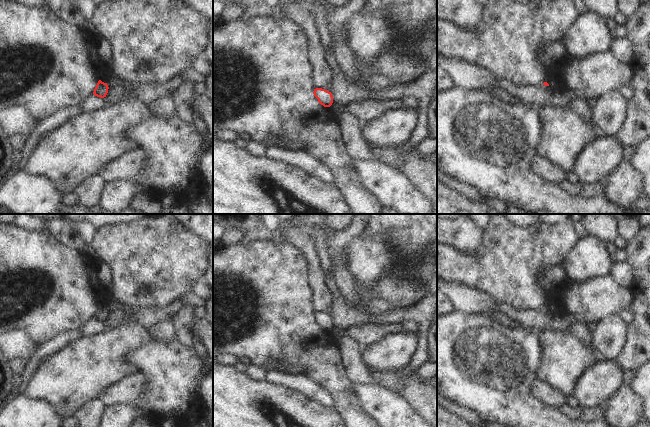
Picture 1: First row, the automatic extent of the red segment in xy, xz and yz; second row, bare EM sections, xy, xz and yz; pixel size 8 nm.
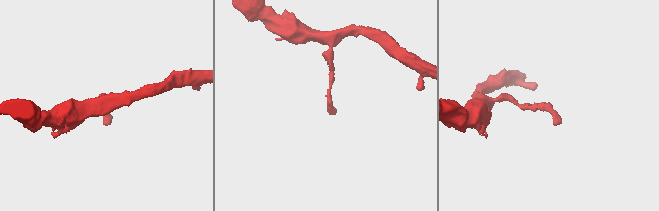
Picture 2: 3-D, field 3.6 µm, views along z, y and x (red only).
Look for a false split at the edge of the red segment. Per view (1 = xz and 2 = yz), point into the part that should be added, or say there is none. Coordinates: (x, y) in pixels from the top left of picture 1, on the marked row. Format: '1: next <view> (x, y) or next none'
1: next none
2: next none

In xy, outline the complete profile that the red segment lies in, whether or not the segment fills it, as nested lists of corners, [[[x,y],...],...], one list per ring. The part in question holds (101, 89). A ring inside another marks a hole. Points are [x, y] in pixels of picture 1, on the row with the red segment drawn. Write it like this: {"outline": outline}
{"outline": [[[101,80],[98,81],[93,94],[97,97],[101,97],[104,98],[106,97],[107,93],[108,93],[108,85],[107,83],[102,82]]]}

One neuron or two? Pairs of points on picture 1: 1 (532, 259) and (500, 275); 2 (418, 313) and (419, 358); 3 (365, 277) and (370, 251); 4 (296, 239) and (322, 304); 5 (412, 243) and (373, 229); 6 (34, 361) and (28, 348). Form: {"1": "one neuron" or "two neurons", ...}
{"1": "one neuron", "2": "one neuron", "3": "one neuron", "4": "one neuron", "5": "one neuron", "6": "two neurons"}

